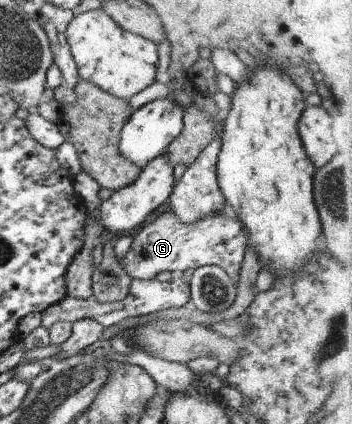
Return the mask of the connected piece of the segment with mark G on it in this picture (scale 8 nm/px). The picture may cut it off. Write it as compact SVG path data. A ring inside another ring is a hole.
M227 204L222 211L209 213L188 223L182 223L173 211L165 210L147 221L132 237L126 254L120 259L116 258L131 279L152 279L155 274L165 270L173 275L187 275L197 267L217 265L236 284L243 252L248 244L244 226Z

